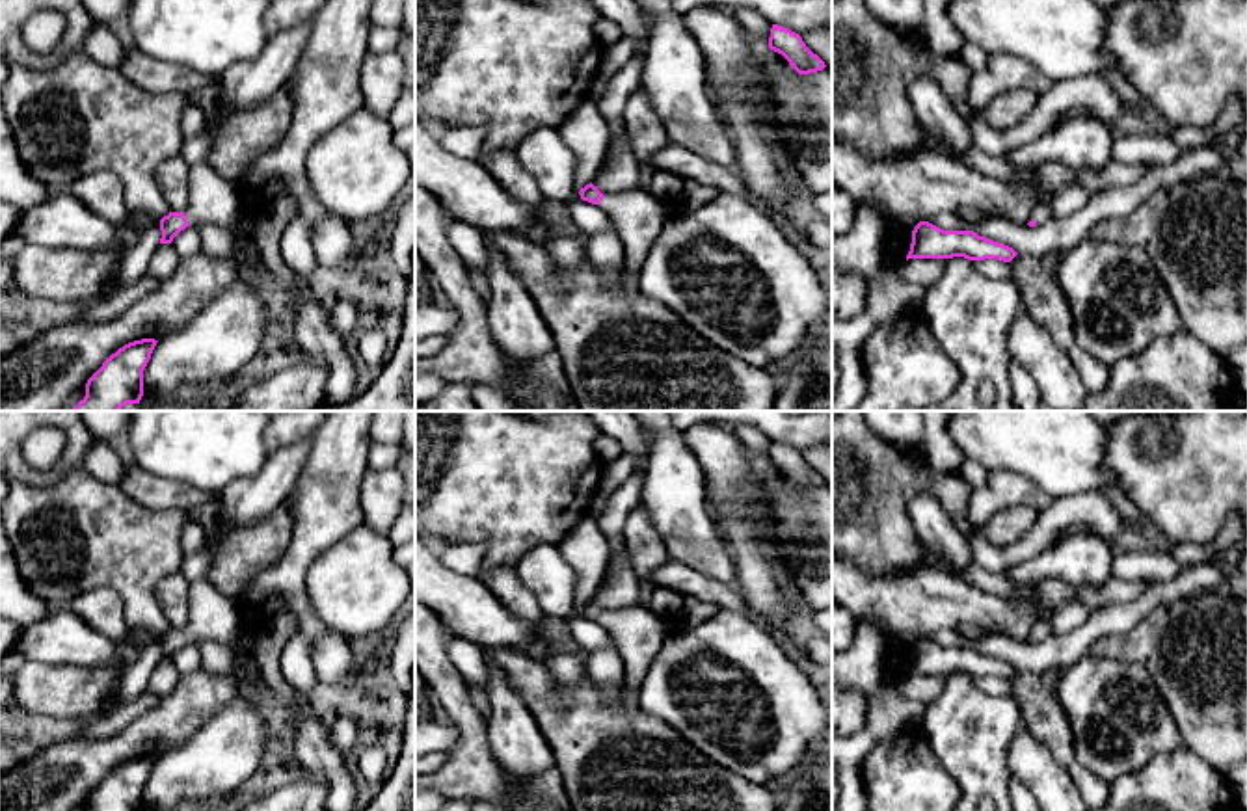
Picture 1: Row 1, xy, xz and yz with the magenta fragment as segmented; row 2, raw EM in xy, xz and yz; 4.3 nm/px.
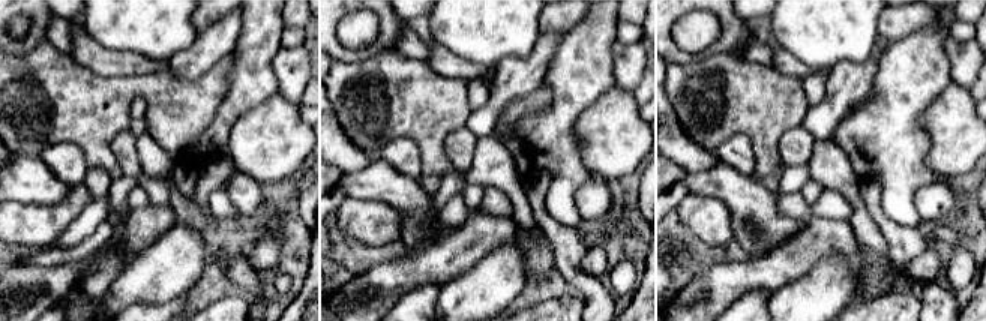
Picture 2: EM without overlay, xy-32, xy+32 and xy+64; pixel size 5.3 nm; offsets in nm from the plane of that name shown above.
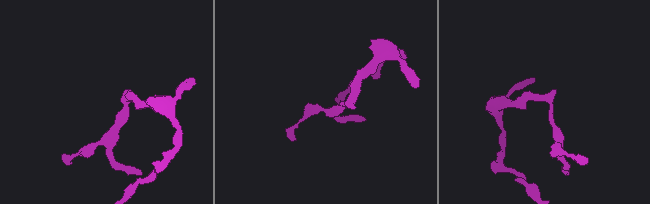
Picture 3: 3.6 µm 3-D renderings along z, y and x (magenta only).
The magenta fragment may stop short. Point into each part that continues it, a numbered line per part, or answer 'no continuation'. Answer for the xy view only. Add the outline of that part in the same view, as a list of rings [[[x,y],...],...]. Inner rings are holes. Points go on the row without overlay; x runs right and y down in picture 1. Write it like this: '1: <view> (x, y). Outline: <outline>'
1: xy (211, 616). Outline: [[[207,578],[195,580],[188,590],[188,623],[184,632],[190,642],[214,640],[231,647],[240,657],[248,679],[257,679],[253,653],[240,644],[240,610],[236,601],[221,595]]]

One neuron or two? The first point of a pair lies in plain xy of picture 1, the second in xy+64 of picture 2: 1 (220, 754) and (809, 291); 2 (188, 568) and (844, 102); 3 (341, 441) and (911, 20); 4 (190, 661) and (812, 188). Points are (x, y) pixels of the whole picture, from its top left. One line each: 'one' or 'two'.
1: one
2: one
3: two
4: one

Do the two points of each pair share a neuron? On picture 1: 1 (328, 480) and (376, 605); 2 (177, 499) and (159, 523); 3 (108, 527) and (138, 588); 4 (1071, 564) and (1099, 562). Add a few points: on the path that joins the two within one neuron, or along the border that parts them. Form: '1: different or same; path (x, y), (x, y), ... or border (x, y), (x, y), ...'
1: different; border (363, 523), (313, 560)
2: different; border (129, 495), (151, 508), (196, 508), (213, 499)
3: same; path (118, 542), (131, 555), (134, 573)
4: same; path (1078, 562), (1091, 562)

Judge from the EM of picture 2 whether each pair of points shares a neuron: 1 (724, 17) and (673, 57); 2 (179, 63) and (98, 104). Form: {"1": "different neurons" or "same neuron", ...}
{"1": "same neuron", "2": "different neurons"}

